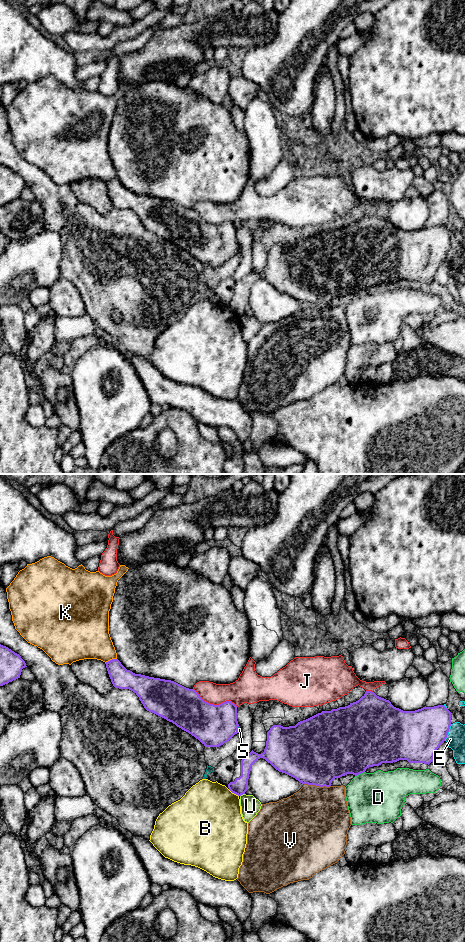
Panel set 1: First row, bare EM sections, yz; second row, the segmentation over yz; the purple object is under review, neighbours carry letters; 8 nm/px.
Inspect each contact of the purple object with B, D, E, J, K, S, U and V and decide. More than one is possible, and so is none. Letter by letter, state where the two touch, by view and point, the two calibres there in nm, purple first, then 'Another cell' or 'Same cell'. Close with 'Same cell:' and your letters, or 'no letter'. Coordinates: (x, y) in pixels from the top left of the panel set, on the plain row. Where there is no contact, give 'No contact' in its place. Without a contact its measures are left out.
B: Touches purple at yz (233, 312). Thickness 120 nm (purple) against 480 nm. Another cell
D: Touches purple at yz (359, 293). Thickness 480 nm (purple) against 400 nm. Another cell
E: Touches purple at yz (448, 251). Thickness 380 nm (purple) against 150 nm. Another cell
J: Touches purple at yz (215, 225). Thickness 340 nm (purple) against 200 nm. Another cell
K: Touches purple at yz (110, 180). Thickness 170 nm (purple) against 340 nm. Another cell
S: Touches purple at yz (237, 249). Thickness 340 nm (purple) against 30 nm. Another cell
U: Touches purple at yz (242, 314). Thickness 120 nm (purple) against 160 nm. Another cell
V: Touches purple at yz (317, 305). Thickness 500 nm (purple) against 480 nm. Another cell
Same cell: no letter

